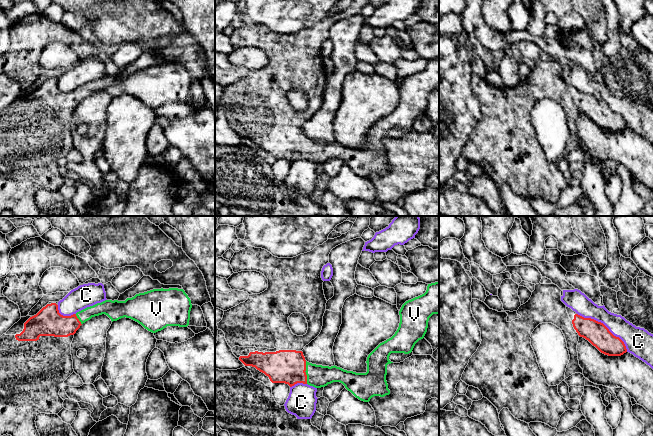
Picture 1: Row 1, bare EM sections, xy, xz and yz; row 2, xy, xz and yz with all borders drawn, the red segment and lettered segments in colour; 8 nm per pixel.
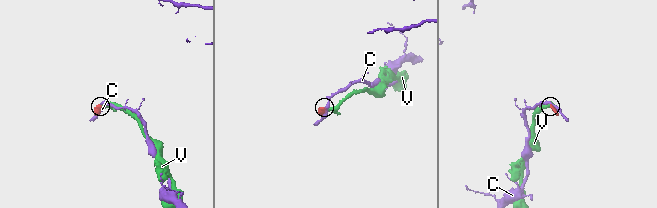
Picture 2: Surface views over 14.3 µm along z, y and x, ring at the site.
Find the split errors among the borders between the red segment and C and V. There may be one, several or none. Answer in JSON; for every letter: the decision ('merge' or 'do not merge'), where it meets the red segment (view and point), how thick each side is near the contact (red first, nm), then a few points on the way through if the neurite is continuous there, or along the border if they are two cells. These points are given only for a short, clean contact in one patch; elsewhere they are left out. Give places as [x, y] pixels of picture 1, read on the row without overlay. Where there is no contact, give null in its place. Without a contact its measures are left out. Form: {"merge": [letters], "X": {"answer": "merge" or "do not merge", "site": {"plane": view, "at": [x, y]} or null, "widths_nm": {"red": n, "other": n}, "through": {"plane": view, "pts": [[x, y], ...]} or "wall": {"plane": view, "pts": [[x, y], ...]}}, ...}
{"merge": ["V"], "C": {"answer": "do not merge", "site": {"plane": "yz", "at": [605, 102]}, "widths_nm": {"red": 180, "other": 180}}, "V": {"answer": "merge", "site": {"plane": "xz", "at": [305, 148]}, "widths_nm": {"red": 280, "other": 180}, "through": {"plane": "xz", "pts": [[284, 142], [305, 148], [318, 152]]}}}

